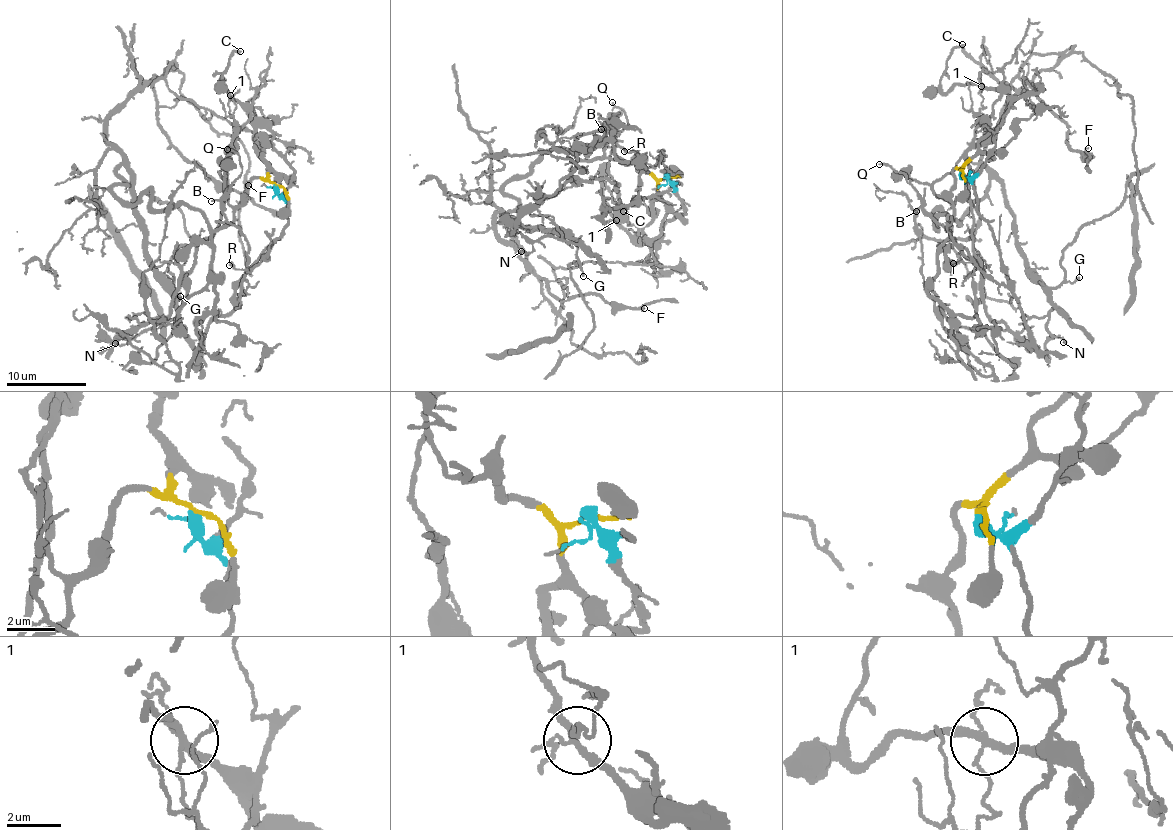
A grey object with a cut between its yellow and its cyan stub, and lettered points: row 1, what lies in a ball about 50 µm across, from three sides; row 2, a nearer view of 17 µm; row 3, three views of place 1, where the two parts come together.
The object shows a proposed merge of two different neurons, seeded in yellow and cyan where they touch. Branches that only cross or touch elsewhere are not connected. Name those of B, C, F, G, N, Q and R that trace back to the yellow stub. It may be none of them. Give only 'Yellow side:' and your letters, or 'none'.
Yellow side: C, F, G, N

